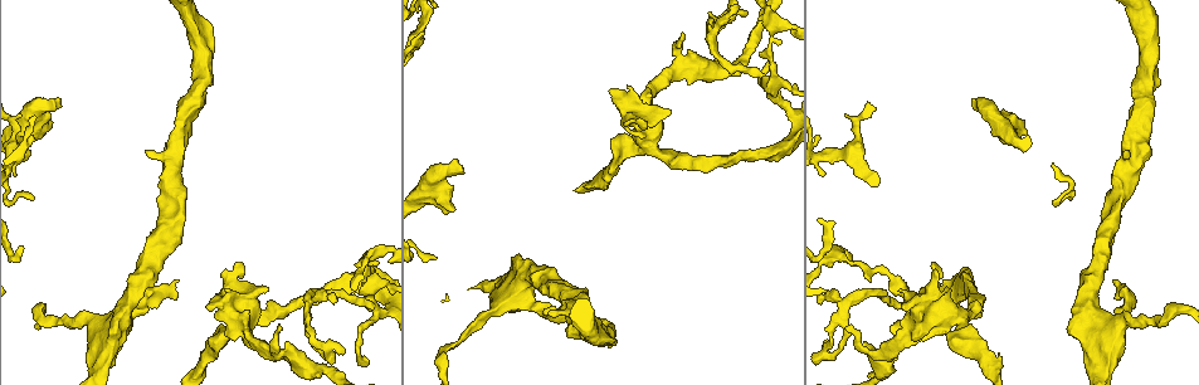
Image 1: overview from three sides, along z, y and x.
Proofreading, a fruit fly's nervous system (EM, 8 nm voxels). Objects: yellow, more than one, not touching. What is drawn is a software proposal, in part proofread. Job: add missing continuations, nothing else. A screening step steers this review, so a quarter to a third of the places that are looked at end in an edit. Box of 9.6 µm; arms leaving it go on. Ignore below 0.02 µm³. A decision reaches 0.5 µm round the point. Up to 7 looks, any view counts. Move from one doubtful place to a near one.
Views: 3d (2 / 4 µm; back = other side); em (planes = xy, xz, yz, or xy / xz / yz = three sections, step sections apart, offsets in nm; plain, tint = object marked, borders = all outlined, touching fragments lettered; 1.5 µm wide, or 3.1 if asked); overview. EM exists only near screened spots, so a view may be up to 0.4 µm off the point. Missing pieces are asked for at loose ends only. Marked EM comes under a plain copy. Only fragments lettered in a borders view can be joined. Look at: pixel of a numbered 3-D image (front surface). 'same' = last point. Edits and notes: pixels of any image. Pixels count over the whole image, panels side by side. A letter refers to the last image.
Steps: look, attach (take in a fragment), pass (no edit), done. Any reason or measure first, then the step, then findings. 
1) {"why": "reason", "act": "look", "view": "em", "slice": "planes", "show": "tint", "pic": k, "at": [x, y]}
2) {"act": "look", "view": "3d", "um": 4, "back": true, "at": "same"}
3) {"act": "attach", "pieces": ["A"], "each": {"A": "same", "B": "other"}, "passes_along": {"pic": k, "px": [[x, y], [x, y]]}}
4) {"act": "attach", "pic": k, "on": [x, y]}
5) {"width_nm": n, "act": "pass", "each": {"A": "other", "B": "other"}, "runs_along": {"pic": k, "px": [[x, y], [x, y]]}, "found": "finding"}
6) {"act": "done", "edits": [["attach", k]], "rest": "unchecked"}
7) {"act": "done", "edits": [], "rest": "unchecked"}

{"why": "an open end", "act": "look", "view": "em", "slice": "planes", "show": "borders", "pic": 1, "at": [366, 360]}

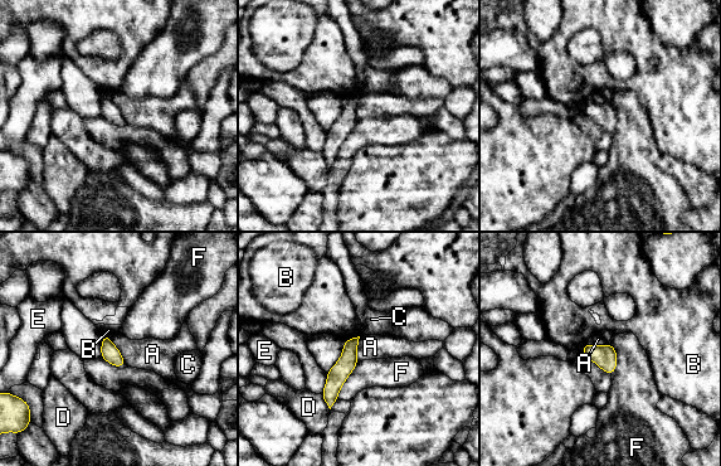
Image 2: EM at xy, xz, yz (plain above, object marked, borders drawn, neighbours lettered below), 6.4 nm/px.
{"width_nm": 110, "act": "pass", "each": {"A": "other", "B": "other", "C": "other", "D": "other", "E": "other", "F": "other"}, "found": "no lettered fragment goes on from it"}

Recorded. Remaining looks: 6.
{"why": "free end", "act": "look", "view": "em", "slice": "planes", "show": "borders", "pic": 1, "at": [845, 328]}

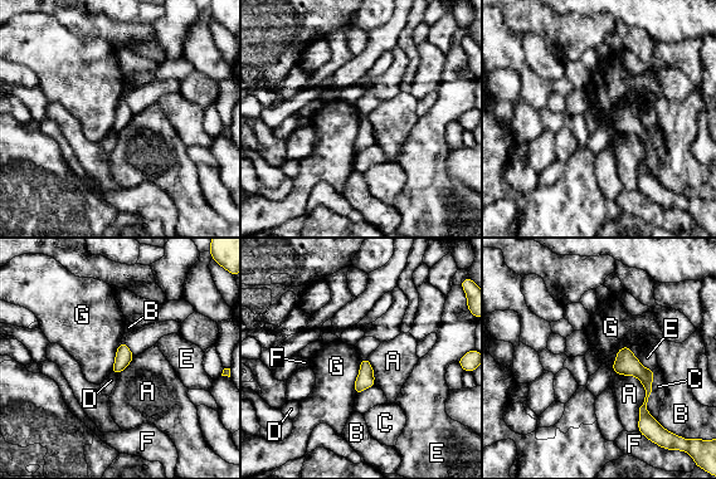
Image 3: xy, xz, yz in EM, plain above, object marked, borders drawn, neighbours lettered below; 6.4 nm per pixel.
{"width_nm": 110, "act": "pass", "each": {"A": "other", "B": "other", "C": "other", "D": "other", "E": "other", "F": "other", "G": "other"}, "runs_along": {"pic": 3, "px": [[626, 350], [647, 379], [642, 423]]}, "found": "none of them fits"}

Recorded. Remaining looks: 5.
{"act": "look", "view": "3d", "um": 2, "pic": 1, "at": [240, 262]}

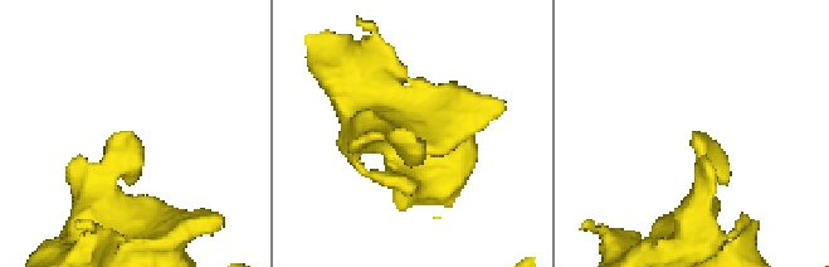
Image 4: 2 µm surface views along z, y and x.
{"act": "look", "view": "em", "slice": "planes", "show": "tint", "pic": 4, "at": [703, 134]}

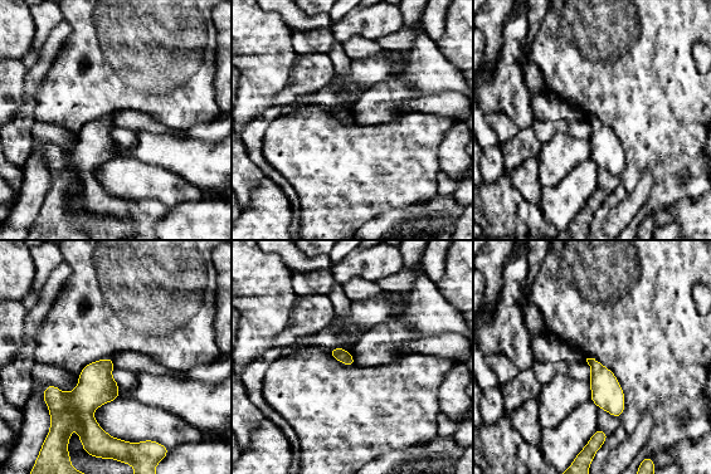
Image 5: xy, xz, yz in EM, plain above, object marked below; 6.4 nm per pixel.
{"act": "look", "view": "em", "slice": "planes", "show": "borders", "at": "same"}

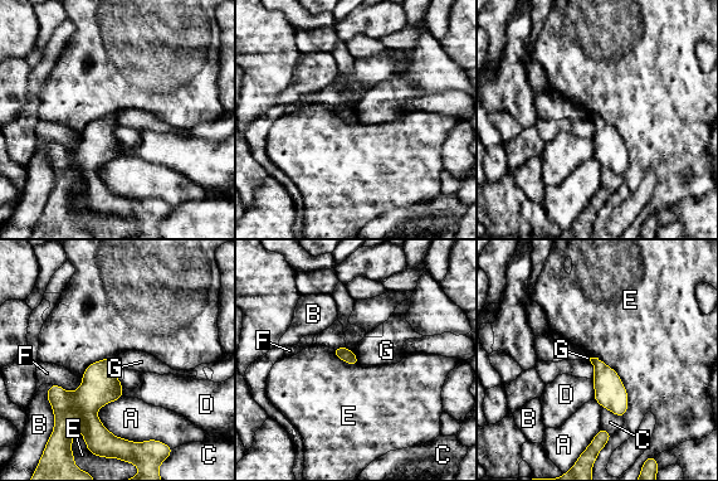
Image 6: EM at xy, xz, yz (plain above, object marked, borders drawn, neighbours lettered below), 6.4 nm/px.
{"longest_contact_nm": ["E", 440], "act": "pass", "each": {"A": "other", "B": "other", "C": "other", "D": "other", "E": "other", "F": "other", "G": "other"}, "border": {"pic": 6, "px": [[590, 356], [621, 380], [624, 416]]}, "found": "none of them fits"}

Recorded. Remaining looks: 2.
{"act": "done", "edits": [], "rest": "unchecked"}

